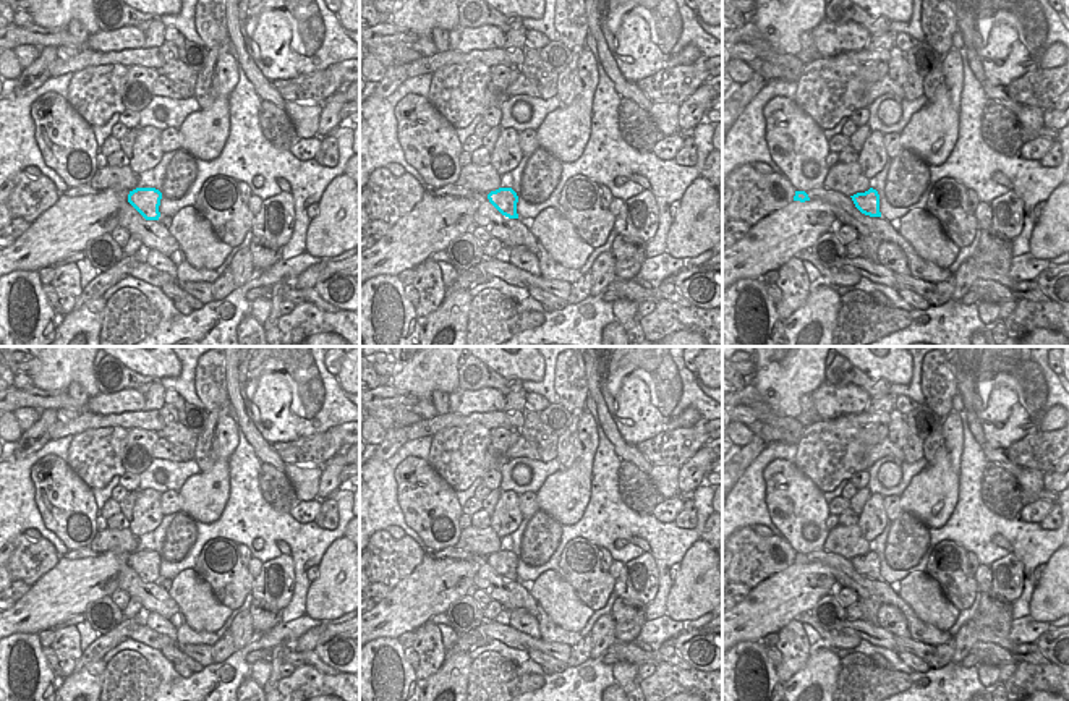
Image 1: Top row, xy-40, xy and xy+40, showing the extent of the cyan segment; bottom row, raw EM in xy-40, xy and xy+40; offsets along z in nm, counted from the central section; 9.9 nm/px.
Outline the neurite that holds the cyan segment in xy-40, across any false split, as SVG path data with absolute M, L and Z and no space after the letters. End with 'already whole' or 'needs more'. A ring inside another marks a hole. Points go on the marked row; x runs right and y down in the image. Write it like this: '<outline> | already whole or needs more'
M136 188L130 191L128 202L146 219L159 220L162 193L155 188Z | already whole

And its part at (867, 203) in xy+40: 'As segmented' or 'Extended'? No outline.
As segmented.

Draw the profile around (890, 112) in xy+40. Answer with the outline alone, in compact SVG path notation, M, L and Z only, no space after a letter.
M883 100L876 115L883 125L896 125L902 115L901 104L896 100Z

